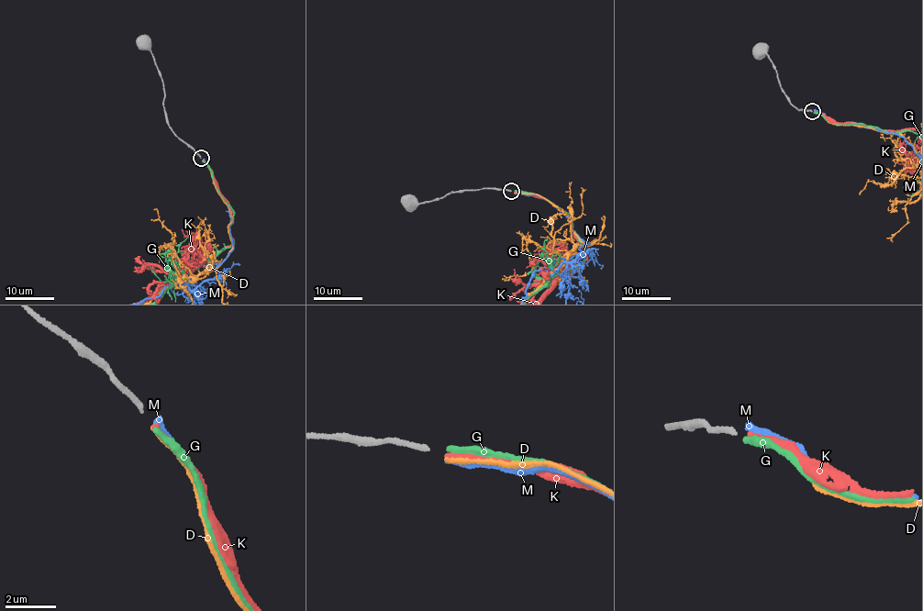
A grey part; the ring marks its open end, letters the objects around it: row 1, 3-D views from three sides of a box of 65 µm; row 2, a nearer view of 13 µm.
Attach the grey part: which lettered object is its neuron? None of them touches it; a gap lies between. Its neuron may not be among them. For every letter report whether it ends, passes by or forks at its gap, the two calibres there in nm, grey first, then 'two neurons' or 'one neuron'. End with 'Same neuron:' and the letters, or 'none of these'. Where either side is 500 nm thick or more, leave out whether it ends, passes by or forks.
D: it ends there; 200 nm thick on the grey side, 170 nm on the other; two neurons
G: it ends there; 200 nm thick on the grey side, 240 nm on the other; two neurons
K: it ends there; 200 nm thick on the grey side, 240 nm on the other; two neurons
M: it ends there; 200 nm thick on the grey side, 280 nm on the other; two neurons
Same neuron: none of these

